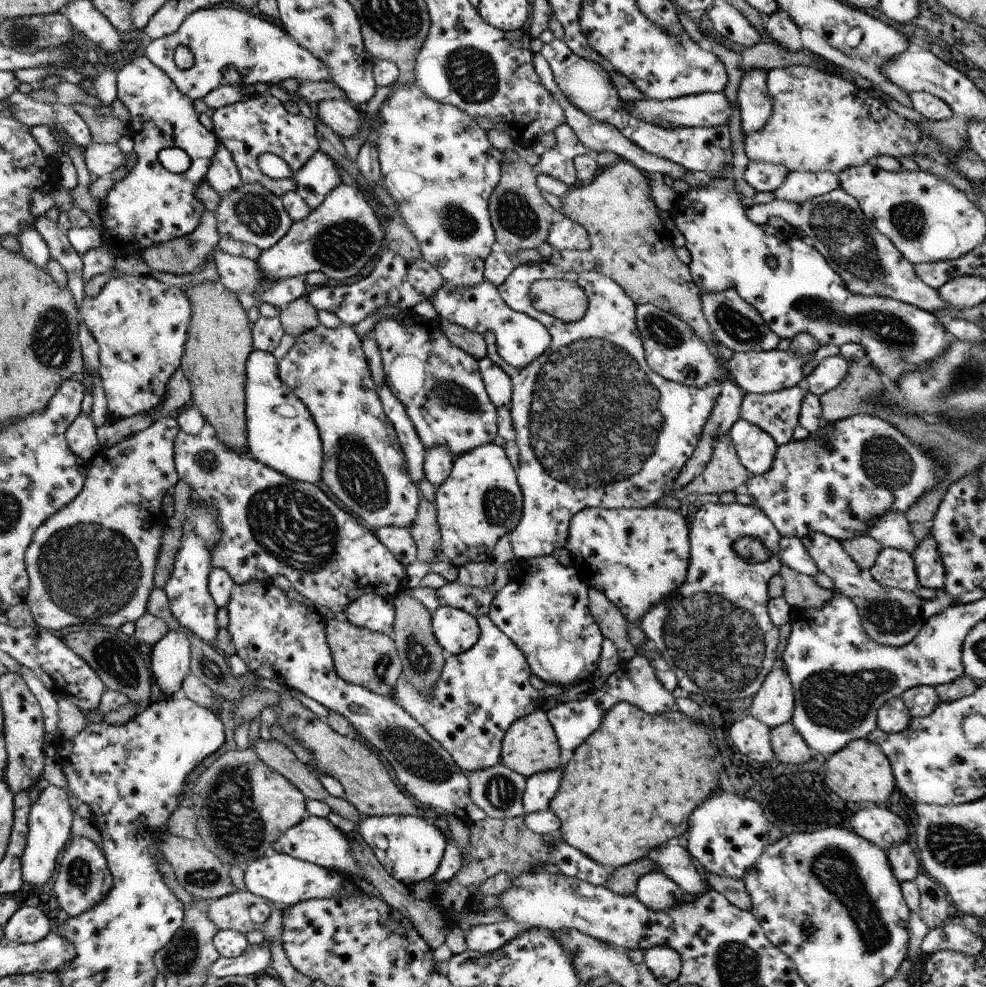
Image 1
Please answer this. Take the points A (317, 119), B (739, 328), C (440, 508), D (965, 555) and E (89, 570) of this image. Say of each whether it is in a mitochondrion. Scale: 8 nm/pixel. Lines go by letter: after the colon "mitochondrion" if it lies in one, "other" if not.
A: other
B: mitochondrion
C: other
D: other
E: mitochondrion

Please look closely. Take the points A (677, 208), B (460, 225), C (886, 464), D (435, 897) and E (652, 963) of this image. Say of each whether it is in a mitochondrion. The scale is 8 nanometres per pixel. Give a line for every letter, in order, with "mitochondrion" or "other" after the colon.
A: other
B: mitochondrion
C: mitochondrion
D: other
E: other

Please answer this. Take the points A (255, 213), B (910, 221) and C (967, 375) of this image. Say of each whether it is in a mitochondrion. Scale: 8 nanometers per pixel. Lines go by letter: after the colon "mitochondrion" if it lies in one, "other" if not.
A: mitochondrion
B: mitochondrion
C: mitochondrion

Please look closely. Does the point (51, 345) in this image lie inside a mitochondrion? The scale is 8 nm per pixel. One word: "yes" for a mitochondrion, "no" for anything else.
yes

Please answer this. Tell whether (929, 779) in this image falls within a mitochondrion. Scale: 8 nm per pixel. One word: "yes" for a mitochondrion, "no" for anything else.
no

